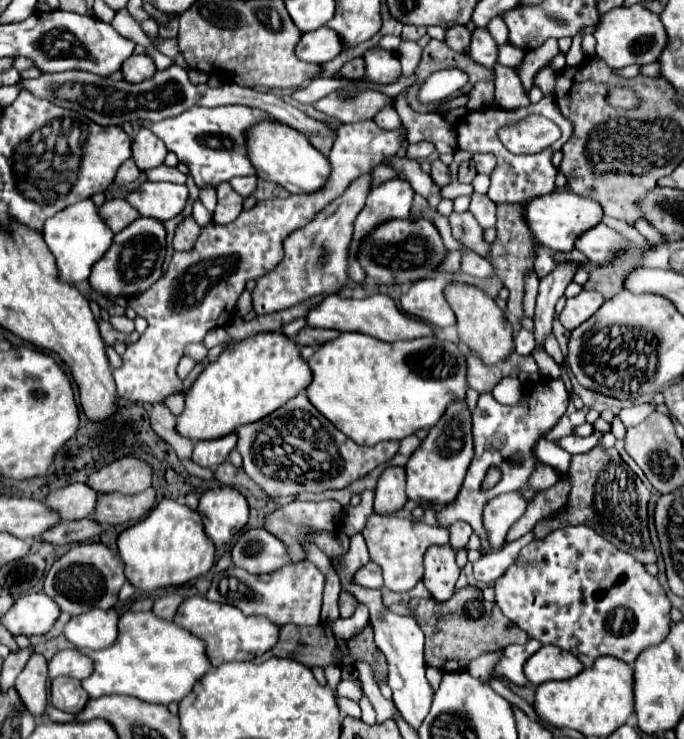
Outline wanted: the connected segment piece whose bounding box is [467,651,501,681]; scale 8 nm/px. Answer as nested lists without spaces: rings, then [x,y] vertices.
[[[497,651],[497,653],[489,653],[489,655],[483,655],[483,657],[477,657],[475,661],[471,661],[471,665],[468,665],[467,672],[469,675],[477,677],[479,681],[487,681],[493,663],[497,663],[497,657],[501,657],[501,651]]]

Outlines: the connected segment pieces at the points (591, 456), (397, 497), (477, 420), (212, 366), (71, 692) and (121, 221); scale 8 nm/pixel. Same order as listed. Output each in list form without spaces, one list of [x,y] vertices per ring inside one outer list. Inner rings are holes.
[[[597,445],[589,453],[573,455],[569,479],[571,479],[573,489],[569,493],[567,511],[557,515],[555,519],[539,521],[533,529],[537,539],[547,537],[551,531],[555,531],[559,527],[589,525],[603,539],[607,539],[615,547],[631,553],[643,565],[657,561],[657,555],[653,551],[653,545],[651,545],[649,533],[647,533],[647,525],[645,525],[647,503],[649,503],[651,493],[641,483],[641,479],[623,463],[623,459],[619,457],[619,453],[615,449],[601,449],[601,445]]]
[[[391,467],[379,477],[373,511],[377,515],[391,515],[395,511],[401,511],[405,507],[405,503],[407,503],[405,469],[403,467]]]
[[[547,379],[547,381],[533,383],[529,389],[523,391],[521,401],[517,405],[501,405],[495,401],[491,393],[481,393],[479,403],[473,411],[475,459],[467,469],[467,477],[457,499],[445,505],[437,513],[439,527],[449,527],[453,517],[453,521],[465,521],[475,529],[475,533],[483,535],[481,513],[487,499],[493,499],[507,491],[519,491],[527,501],[531,501],[537,491],[529,487],[529,477],[537,469],[537,463],[541,463],[535,455],[535,445],[541,437],[545,437],[549,429],[555,427],[555,423],[567,411],[567,405],[569,405],[569,393],[561,379]],[[489,467],[497,467],[501,471],[501,479],[495,487],[483,489],[481,485]]]
[[[259,333],[253,337],[247,337],[239,343],[233,343],[227,347],[217,361],[211,361],[203,373],[195,379],[195,383],[185,393],[185,409],[177,415],[175,429],[179,435],[189,437],[191,441],[209,441],[217,437],[225,437],[229,433],[235,433],[241,425],[253,423],[263,419],[265,415],[273,413],[281,405],[285,405],[289,399],[299,395],[307,389],[311,383],[311,369],[307,369],[307,361],[301,359],[299,347],[283,337],[283,333]]]
[[[55,677],[51,681],[51,705],[67,711],[67,713],[79,713],[83,705],[89,701],[89,695],[83,691],[81,681],[71,677]]]
[[[125,199],[105,201],[99,211],[113,233],[123,231],[127,225],[131,225],[135,219],[139,219],[139,213]]]

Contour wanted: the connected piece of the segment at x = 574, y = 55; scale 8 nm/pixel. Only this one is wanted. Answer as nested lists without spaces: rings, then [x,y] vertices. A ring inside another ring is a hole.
[[[577,33],[577,35],[573,37],[573,45],[571,45],[569,53],[567,53],[567,65],[569,65],[569,67],[579,65],[579,63],[583,61],[583,53],[581,53],[579,45],[581,45],[581,33]]]

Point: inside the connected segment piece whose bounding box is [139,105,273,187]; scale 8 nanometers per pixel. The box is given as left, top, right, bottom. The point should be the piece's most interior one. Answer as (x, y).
(210, 140)

